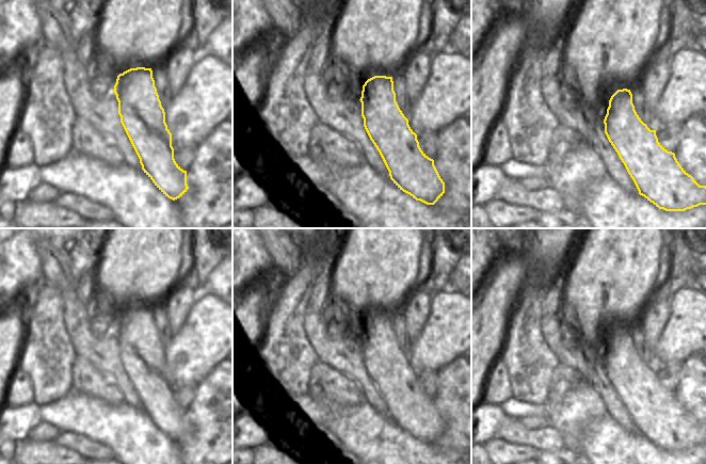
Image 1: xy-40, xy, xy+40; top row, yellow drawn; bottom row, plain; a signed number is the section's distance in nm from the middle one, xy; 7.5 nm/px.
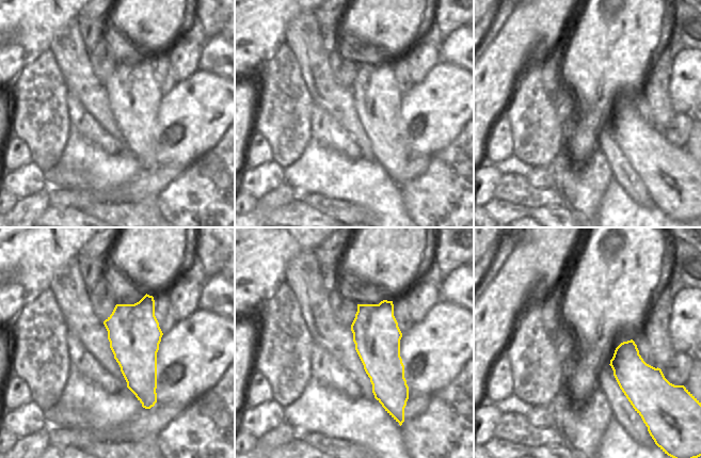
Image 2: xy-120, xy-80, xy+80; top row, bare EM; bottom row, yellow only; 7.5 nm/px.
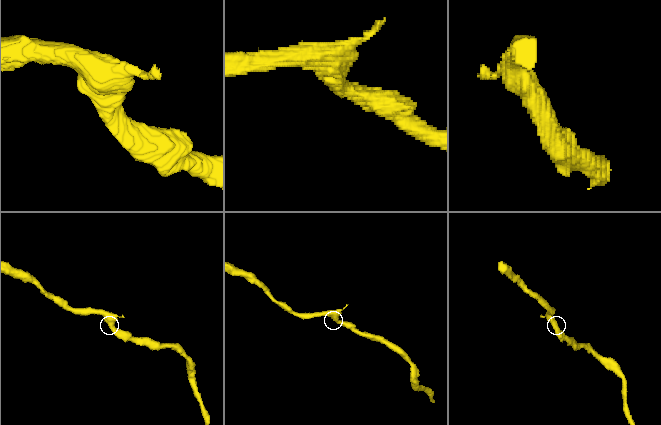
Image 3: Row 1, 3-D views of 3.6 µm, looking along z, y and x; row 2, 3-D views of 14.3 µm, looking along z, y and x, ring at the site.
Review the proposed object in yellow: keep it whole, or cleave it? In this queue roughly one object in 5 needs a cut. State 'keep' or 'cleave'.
keep

